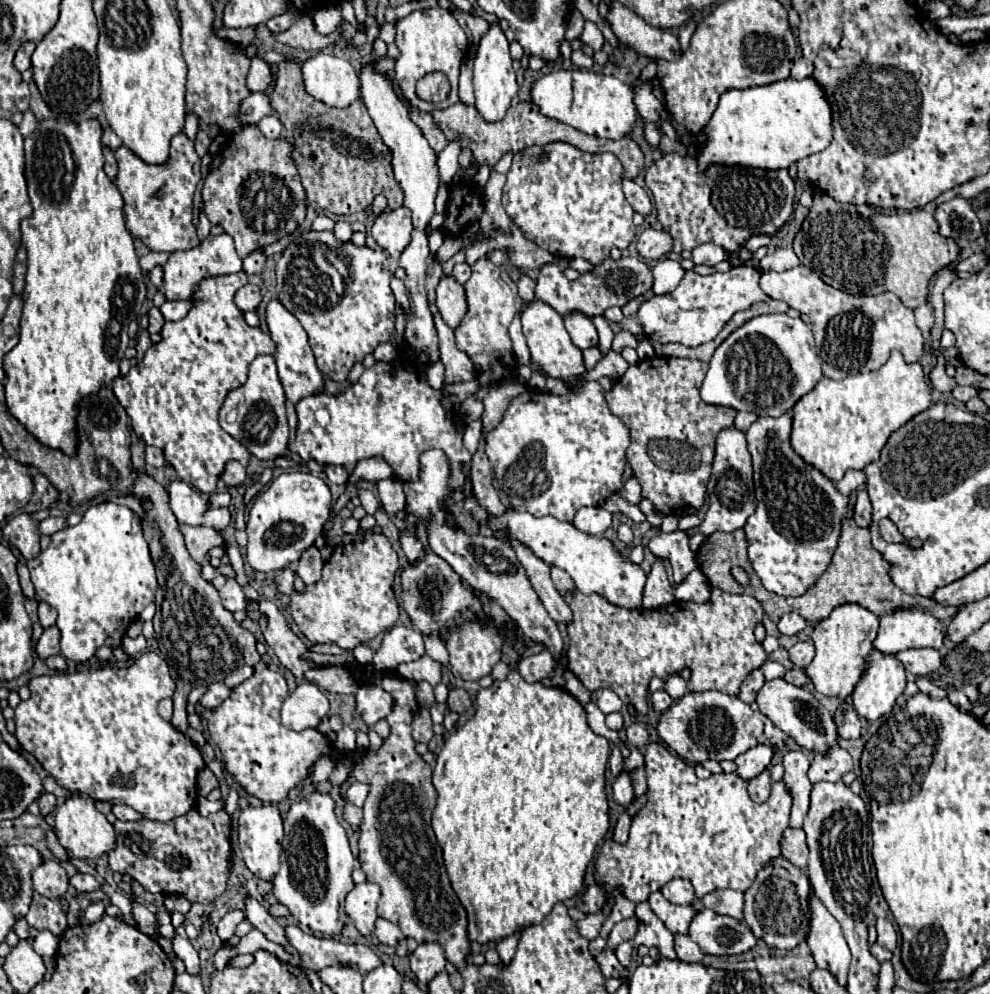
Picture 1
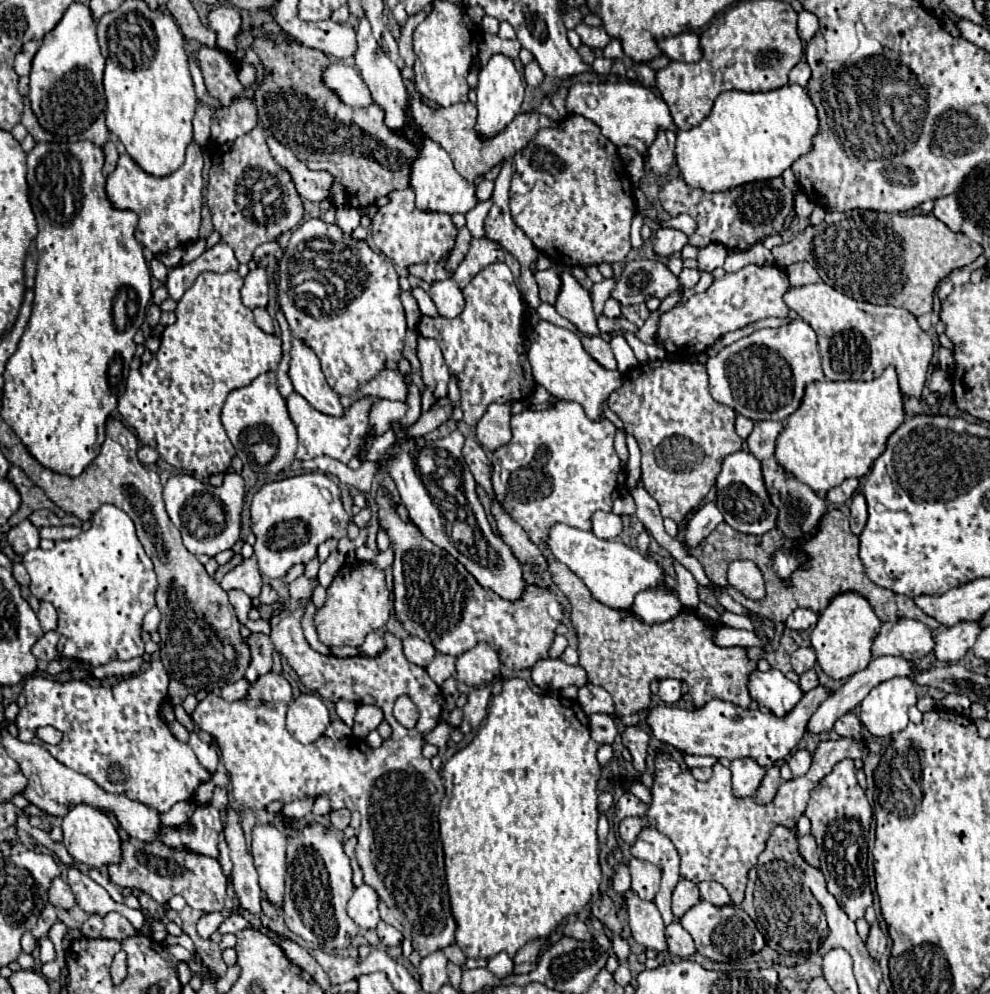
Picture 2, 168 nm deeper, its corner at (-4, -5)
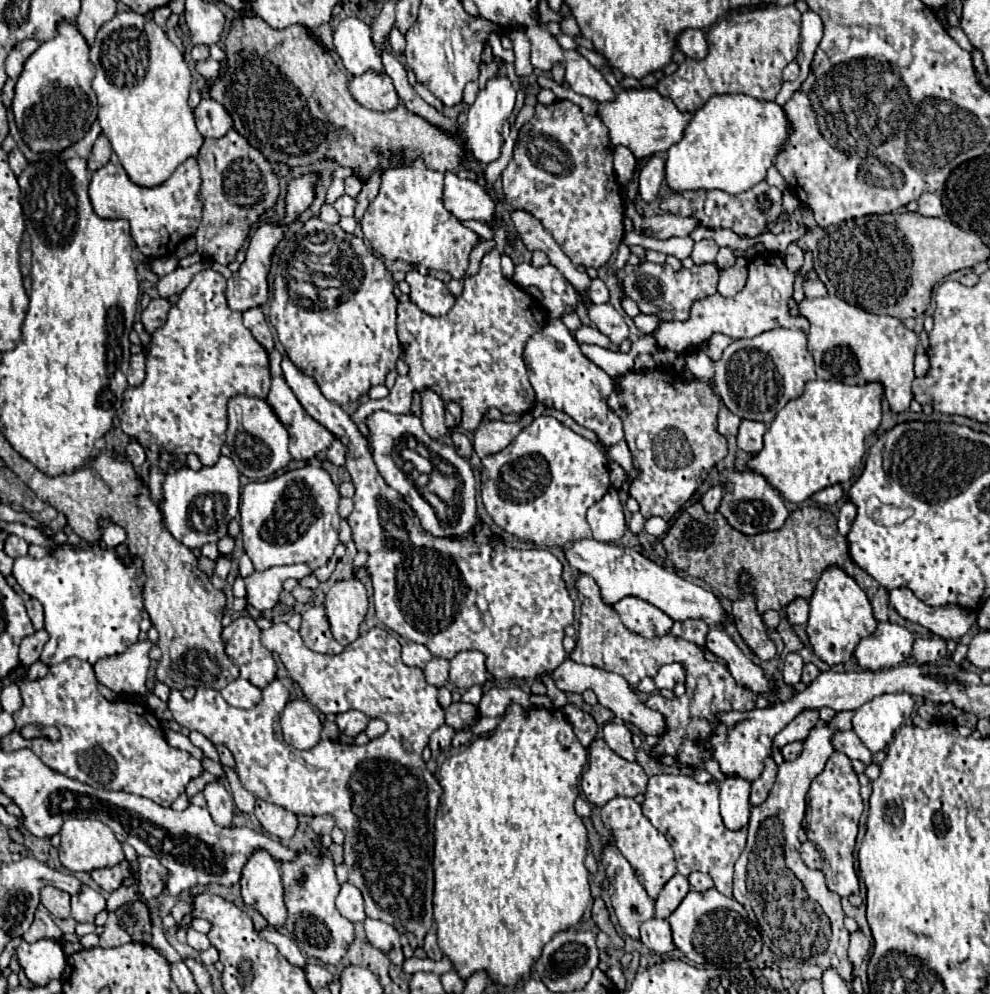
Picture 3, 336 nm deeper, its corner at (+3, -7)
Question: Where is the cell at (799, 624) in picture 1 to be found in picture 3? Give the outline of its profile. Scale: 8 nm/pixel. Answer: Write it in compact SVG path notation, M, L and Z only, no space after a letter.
M794 598L786 608L786 616L792 624L806 624L806 620L808 620L808 600L806 598Z

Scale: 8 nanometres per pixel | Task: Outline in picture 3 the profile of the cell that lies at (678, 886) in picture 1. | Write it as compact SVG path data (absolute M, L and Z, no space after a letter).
M674 874L674 876L664 884L664 888L660 890L660 894L658 894L658 898L656 898L654 916L656 916L656 918L668 918L668 916L678 908L678 904L684 900L684 896L688 894L688 890L690 890L688 878L682 876L682 874Z

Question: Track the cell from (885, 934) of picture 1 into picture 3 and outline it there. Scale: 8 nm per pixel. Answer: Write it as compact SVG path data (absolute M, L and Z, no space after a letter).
M860 930L852 932L852 934L850 934L848 960L850 960L854 966L860 966L862 960L864 960L864 956L868 954L868 950L870 950L870 942L868 942L868 938L866 938Z

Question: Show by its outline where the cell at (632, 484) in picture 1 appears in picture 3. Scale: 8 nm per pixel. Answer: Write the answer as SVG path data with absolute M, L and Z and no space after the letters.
M550 320L542 332L530 338L524 350L524 362L538 402L548 408L566 412L576 424L596 432L602 449L615 445L624 438L622 420L608 406L608 396L614 390L612 378L580 352L580 346L560 320Z

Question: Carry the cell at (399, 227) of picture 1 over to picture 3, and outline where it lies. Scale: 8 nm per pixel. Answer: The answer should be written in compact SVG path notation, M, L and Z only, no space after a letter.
M416 158L408 166L388 168L382 172L378 196L360 220L364 238L386 260L404 260L424 268L444 270L452 278L464 278L468 256L480 242L480 236L444 208L442 192L444 174L428 168L422 158Z

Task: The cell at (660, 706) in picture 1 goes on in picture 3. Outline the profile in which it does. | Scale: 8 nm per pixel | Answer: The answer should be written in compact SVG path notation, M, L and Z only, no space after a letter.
M672 662L672 664L666 664L666 666L662 666L662 668L658 670L658 674L654 676L654 682L656 682L656 688L658 688L658 690L660 690L660 688L672 690L674 684L684 682L684 678L686 678L684 666L678 664L678 662Z

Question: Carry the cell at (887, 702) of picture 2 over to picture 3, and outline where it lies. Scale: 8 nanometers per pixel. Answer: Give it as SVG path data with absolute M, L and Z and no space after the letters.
M882 694L856 710L852 730L870 752L880 752L892 742L894 732L910 718L912 710L910 694Z

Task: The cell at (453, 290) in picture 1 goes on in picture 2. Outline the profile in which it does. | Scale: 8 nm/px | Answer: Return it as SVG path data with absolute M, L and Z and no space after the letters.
M451 278L443 280L443 282L433 282L429 296L433 298L439 314L445 318L455 318L465 308L463 294L461 294L459 286L455 284L455 280L451 280Z

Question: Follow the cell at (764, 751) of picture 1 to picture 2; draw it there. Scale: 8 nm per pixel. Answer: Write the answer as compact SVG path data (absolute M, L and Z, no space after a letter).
M737 758L731 762L731 772L733 772L733 792L739 798L753 796L755 790L759 788L765 768L759 766L753 758Z

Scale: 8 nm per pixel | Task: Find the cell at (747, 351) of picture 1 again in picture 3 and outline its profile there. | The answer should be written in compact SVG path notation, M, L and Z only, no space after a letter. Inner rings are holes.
M774 328L754 338L734 340L718 362L708 360L702 350L696 350L686 356L686 366L698 380L716 382L716 394L732 414L764 424L770 424L778 410L782 410L790 400L802 396L808 380L816 380L814 360L806 348L806 334L788 328ZM770 358L774 368L770 368ZM770 374L776 374L780 386L770 386Z

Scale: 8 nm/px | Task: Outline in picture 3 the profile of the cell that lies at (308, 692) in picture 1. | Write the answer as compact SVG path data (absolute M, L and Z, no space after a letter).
M304 700L288 702L282 712L280 724L282 724L284 740L298 750L314 748L320 740L322 722L316 710Z

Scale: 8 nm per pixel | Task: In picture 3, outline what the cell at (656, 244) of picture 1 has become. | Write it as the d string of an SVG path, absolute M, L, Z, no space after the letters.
M625 187L622 188L625 215L634 222L634 230L638 234L644 236L652 236L652 238L670 238L670 236L688 236L696 226L700 226L700 222L694 216L678 216L678 214L660 214L660 216L652 216L652 218L644 218L637 212L634 204L630 201L625 193Z

